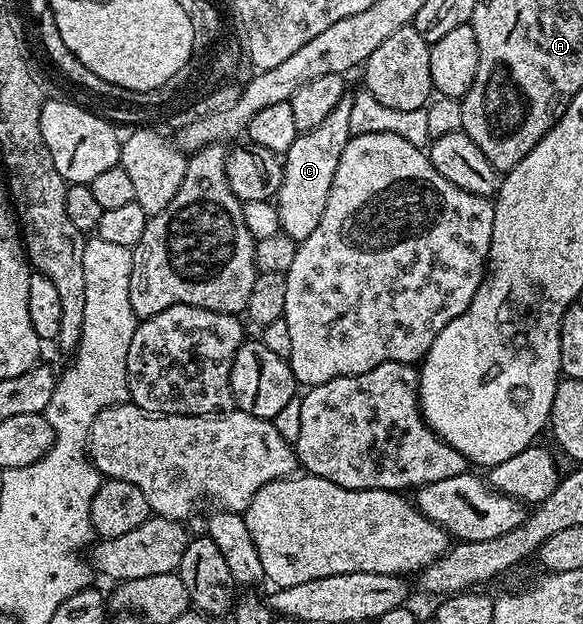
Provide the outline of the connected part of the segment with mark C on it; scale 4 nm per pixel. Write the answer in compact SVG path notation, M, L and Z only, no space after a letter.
M345 94L337 108L324 118L313 130L296 136L293 146L282 157L283 177L273 203L279 209L279 227L282 235L290 240L301 241L313 234L321 214L325 214L325 202L329 202L329 190L333 186L333 174L337 174L337 162L345 154L345 146L351 141L349 130L349 110L353 108L351 96Z

